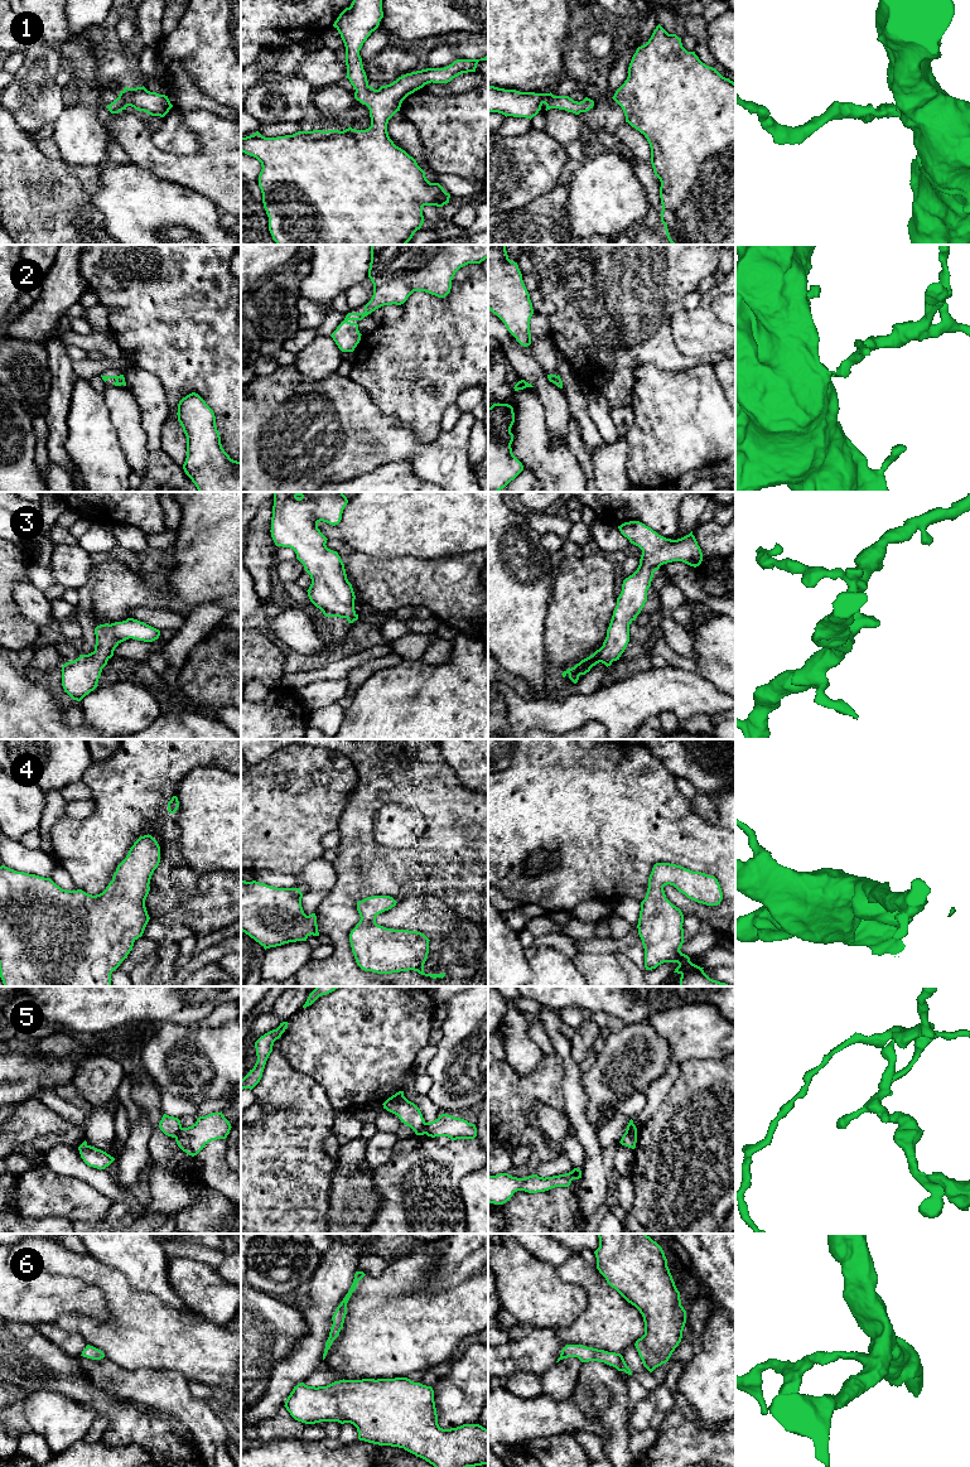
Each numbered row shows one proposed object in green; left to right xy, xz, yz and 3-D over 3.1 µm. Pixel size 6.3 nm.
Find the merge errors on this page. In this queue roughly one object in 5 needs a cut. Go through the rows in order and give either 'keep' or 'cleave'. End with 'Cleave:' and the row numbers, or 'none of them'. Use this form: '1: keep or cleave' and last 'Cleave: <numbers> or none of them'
1: keep
2: keep
3: keep
4: keep
5: cleave
6: keep
Cleave: 5

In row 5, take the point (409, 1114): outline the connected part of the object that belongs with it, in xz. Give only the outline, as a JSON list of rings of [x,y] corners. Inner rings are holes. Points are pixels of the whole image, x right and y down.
[[[399,1091],[389,1097],[383,1104],[383,1109],[399,1116],[401,1123],[410,1126],[416,1135],[424,1135],[426,1123],[420,1109],[404,1096],[404,1091]]]

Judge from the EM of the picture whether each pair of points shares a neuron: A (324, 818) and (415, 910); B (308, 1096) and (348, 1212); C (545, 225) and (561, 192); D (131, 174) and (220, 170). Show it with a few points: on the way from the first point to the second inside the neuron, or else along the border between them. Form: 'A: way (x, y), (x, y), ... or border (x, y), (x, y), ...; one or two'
A: border (347, 800), (336, 828); two
B: border (334, 1161), (327, 1198); two
C: way (545, 217), (555, 199); one
D: border (131, 162), (179, 184); two

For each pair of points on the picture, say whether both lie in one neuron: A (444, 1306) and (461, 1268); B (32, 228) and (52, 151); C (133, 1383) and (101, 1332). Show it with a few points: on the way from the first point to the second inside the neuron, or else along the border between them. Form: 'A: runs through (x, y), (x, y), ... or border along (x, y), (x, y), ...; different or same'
A: border along (474, 1274), (453, 1285), (435, 1289), (426, 1283); different
B: border along (32, 139), (42, 153), (51, 158), (58, 158); different
C: border along (105, 1356), (130, 1369), (153, 1367); different

